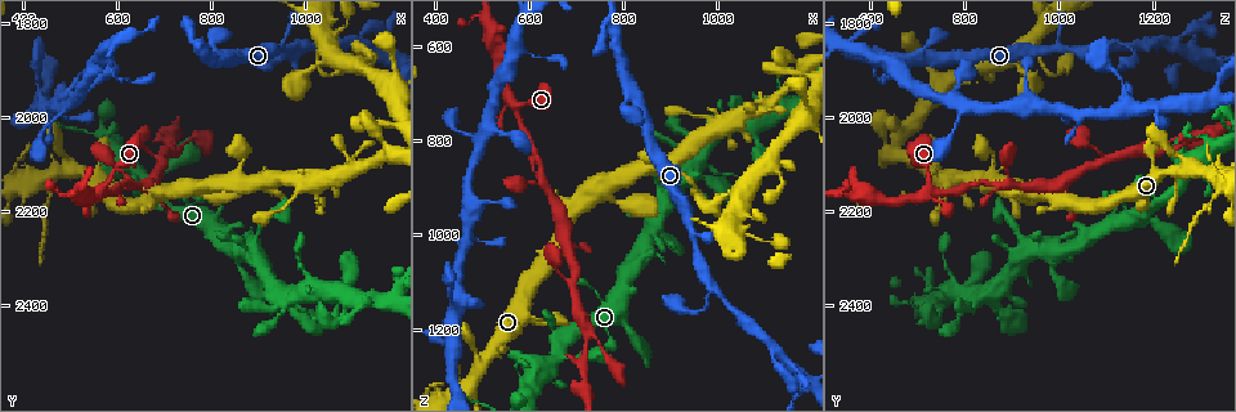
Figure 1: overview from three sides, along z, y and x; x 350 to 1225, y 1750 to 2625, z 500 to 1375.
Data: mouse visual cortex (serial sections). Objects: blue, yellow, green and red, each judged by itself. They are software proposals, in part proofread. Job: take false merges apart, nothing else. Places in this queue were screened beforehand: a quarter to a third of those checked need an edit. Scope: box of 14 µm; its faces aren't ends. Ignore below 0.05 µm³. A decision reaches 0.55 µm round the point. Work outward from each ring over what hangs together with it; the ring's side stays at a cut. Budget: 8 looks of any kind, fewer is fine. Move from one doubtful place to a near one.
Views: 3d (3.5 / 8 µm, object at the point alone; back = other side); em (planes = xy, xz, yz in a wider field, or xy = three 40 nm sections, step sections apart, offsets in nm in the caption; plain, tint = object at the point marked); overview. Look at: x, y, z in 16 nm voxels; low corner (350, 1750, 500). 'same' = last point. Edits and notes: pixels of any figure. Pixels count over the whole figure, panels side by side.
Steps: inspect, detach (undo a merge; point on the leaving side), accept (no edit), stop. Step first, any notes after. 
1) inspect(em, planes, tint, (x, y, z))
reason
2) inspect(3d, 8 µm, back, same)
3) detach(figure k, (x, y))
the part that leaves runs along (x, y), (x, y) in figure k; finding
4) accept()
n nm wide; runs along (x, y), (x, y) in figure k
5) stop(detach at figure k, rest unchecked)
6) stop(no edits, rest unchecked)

inspect(3d, 3.5 µm, (970, 2390, 855))
arms run side by side

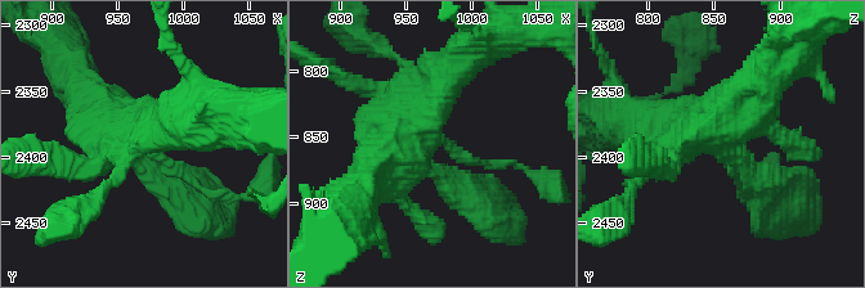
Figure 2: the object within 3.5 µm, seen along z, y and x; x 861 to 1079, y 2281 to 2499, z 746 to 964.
inspect(em, xy, step 2, tint, same)
now the EM

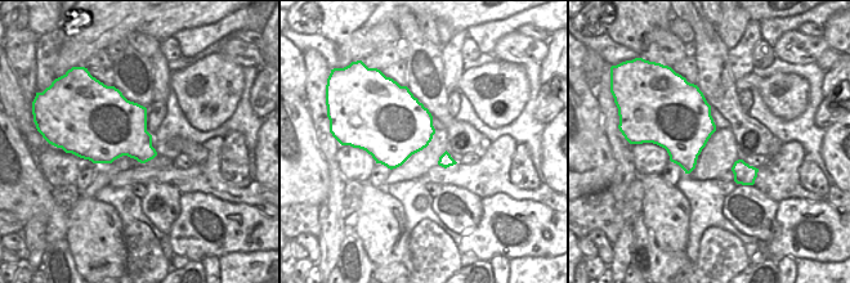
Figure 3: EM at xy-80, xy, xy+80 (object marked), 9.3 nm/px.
accept()
550 nm wide; runs along (357, 192), (451, 70) in figure 2; one cell here

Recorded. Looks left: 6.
inspect(3d, 3.5 µm, (575, 2150, 720))
four arms meet

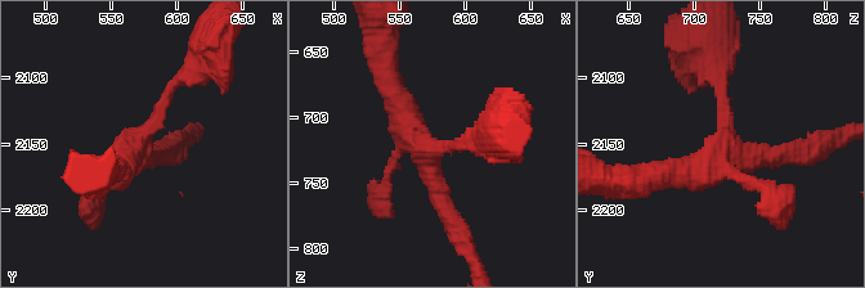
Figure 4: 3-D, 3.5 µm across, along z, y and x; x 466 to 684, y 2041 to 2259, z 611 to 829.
inspect(em, xy, step 2, plain, (568, 2146, 724))

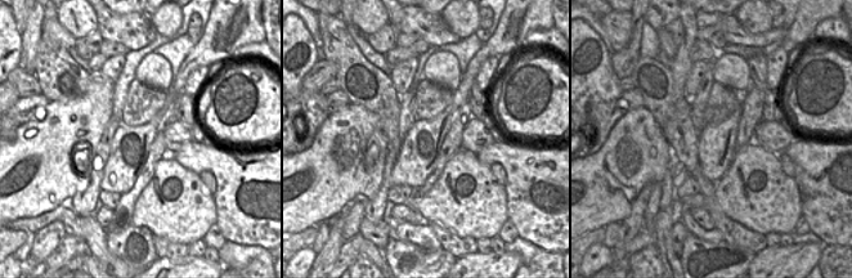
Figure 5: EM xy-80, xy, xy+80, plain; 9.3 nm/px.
inspect(em, xy, step 2, tint, same)

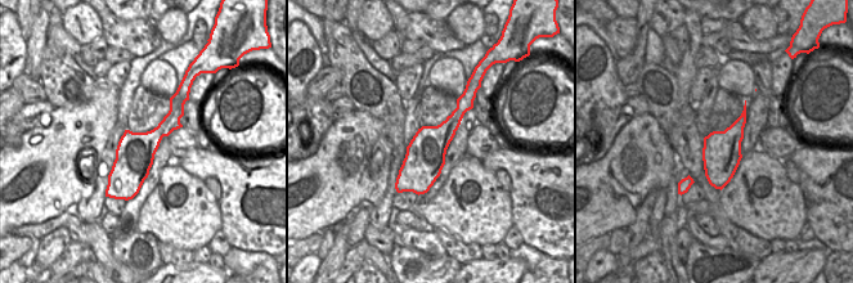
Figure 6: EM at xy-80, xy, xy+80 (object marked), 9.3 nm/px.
accept()
arms of 150, 150, 250, 300 nm; runs along (465, 98), (399, 187) in figure 6; one cell here

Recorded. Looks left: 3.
inspect(3d, 3.5 µm, (1135, 2015, 620))
a fork

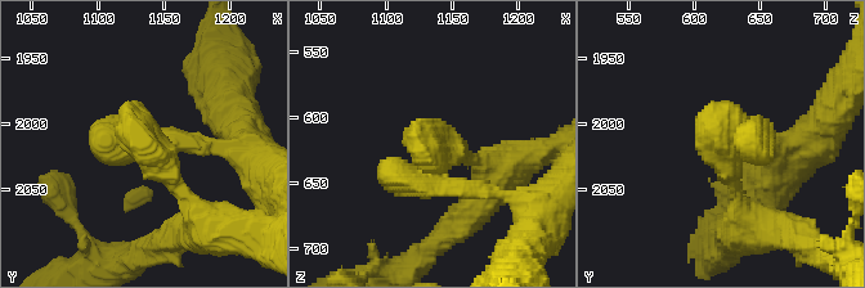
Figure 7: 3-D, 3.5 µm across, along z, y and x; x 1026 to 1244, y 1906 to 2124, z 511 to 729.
inspect(em, xy, step 1, tint, (1140, 2016, 624))

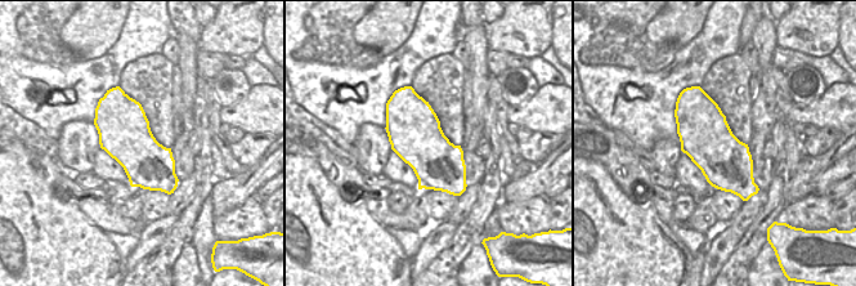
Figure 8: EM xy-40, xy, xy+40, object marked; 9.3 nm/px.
accept()
500 nm wide; runs along (742, 211), (729, 144), (765, 144) in figure 7; continuous, no second cell

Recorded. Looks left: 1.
stop(no edits, rest unchecked)

